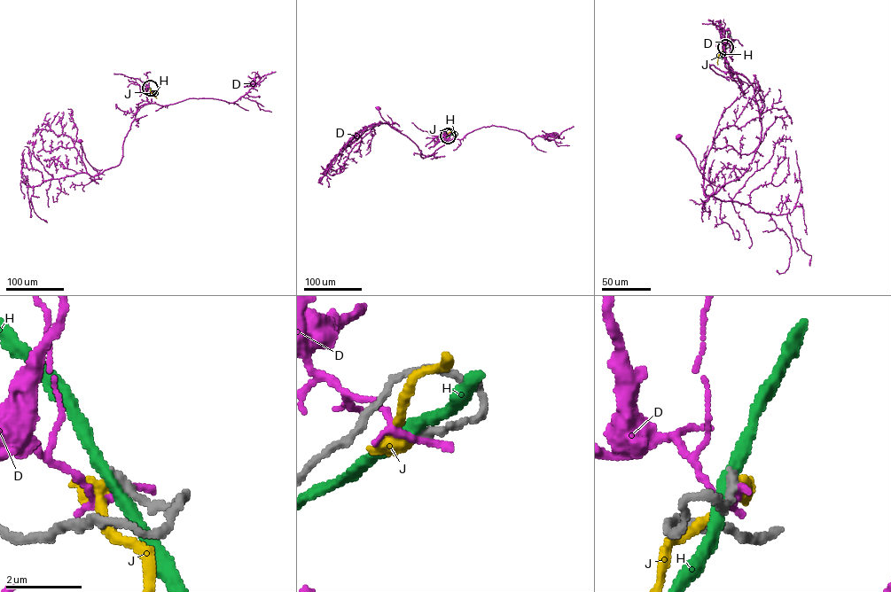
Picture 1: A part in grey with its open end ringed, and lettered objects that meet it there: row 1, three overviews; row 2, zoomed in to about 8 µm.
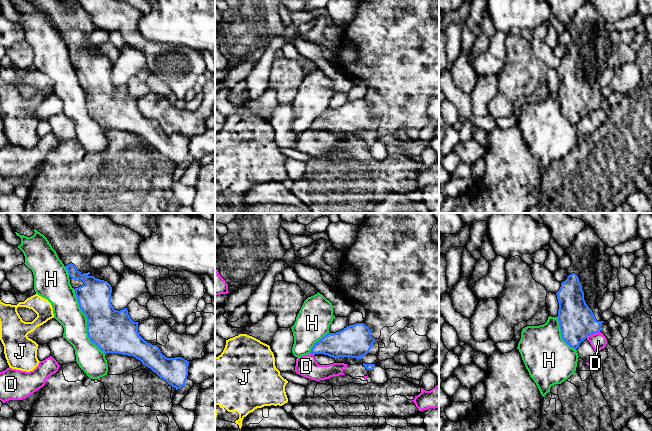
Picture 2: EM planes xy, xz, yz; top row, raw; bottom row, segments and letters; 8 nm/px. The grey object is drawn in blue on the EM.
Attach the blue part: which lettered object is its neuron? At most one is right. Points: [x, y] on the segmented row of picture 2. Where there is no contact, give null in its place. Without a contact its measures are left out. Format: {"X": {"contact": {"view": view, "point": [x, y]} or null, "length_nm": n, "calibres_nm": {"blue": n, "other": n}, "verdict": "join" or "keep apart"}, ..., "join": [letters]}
{"D": {"contact": {"view": "yz", "point": [592, 333]}, "length_nm": 120, "calibres_nm": {"blue": 280, "other": 140}, "verdict": "keep apart"}, "H": {"contact": {"view": "xy", "point": [87, 322]}, "length_nm": 600, "calibres_nm": {"blue": 340, "other": 220}, "verdict": "keep apart"}, "J": {"contact": null, "verdict": "keep apart"}, "join": []}

